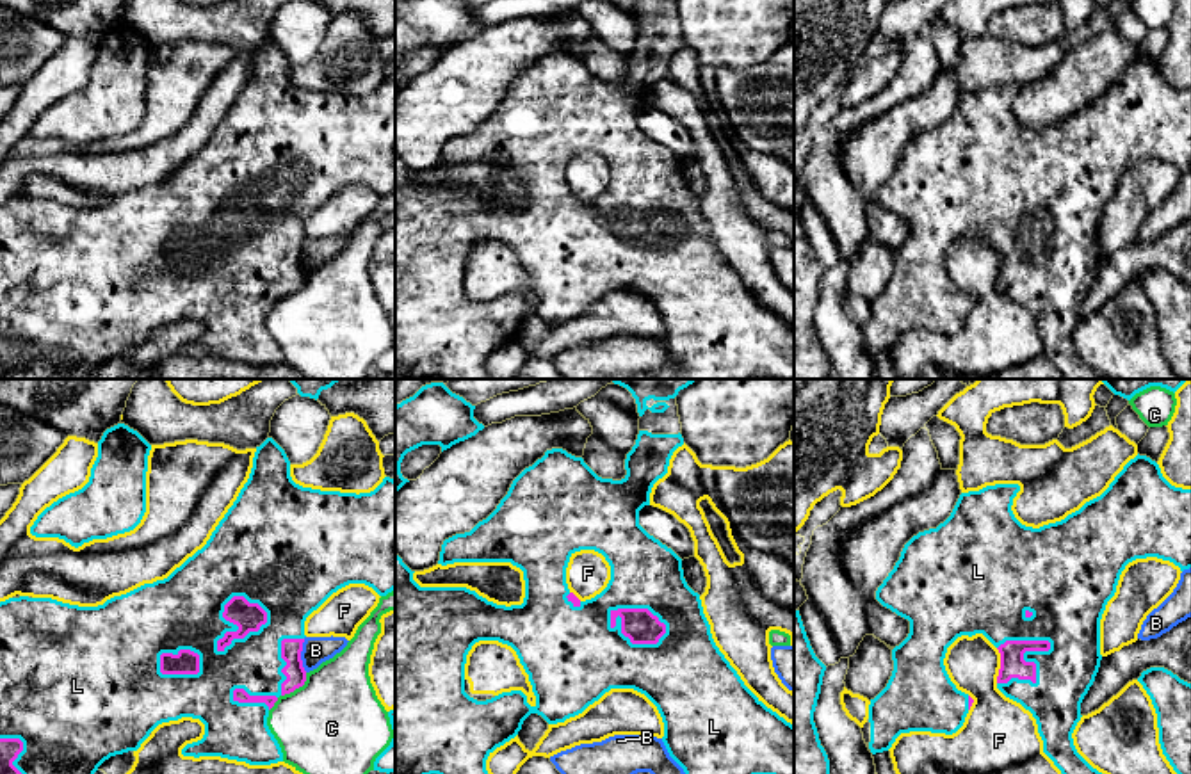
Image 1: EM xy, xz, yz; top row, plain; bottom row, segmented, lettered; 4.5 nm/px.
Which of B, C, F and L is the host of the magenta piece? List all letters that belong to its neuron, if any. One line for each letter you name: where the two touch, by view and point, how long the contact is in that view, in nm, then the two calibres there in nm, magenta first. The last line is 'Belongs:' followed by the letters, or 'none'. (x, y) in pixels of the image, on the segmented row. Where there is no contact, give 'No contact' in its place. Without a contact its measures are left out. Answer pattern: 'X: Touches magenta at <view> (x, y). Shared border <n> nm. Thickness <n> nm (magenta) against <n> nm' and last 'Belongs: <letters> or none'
L: Touches magenta at xy (251, 630). Shared border 300 nm. Thickness 130 nm (magenta) against 300 nm
Belongs: L

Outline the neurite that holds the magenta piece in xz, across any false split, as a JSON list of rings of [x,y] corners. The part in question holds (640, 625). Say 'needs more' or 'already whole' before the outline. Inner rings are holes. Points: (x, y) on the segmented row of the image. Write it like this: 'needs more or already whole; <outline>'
needs more; [[[612,379],[614,384],[620,384],[632,393],[641,416],[636,445],[625,459],[627,475],[621,480],[598,477],[582,457],[575,457],[563,448],[547,450],[541,459],[525,468],[513,480],[507,495],[486,520],[479,521],[470,532],[456,534],[443,541],[438,560],[442,566],[454,562],[511,562],[513,566],[520,568],[525,580],[525,598],[522,605],[497,605],[466,587],[420,587],[413,580],[415,571],[411,571],[395,553],[395,774],[488,774],[488,756],[497,747],[514,738],[522,730],[523,721],[531,714],[541,715],[548,724],[564,722],[566,719],[582,714],[611,689],[634,689],[644,694],[657,706],[664,722],[662,742],[669,756],[684,769],[685,774],[794,774],[794,726],[767,708],[744,685],[737,671],[730,665],[712,639],[710,625],[703,614],[700,594],[694,593],[684,578],[682,559],[639,525],[639,511],[644,505],[650,505],[653,484],[668,473],[673,452],[684,445],[684,438],[680,434],[682,423],[675,397],[680,390],[687,388],[694,381],[696,379]],[[580,550],[595,550],[602,553],[611,566],[611,580],[607,587],[586,601],[580,601],[566,584],[566,568],[570,557]],[[479,641],[498,641],[516,651],[536,696],[534,706],[527,703],[527,696],[522,690],[502,692],[486,701],[477,701],[465,692],[466,655]]]

